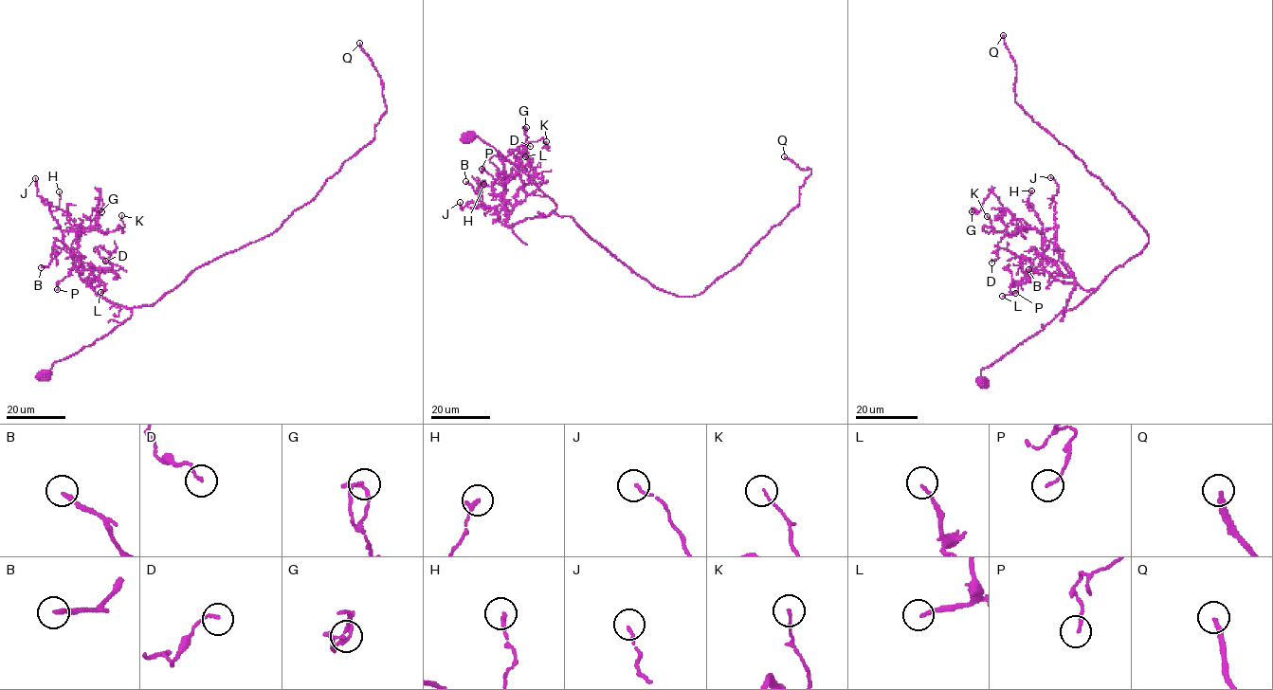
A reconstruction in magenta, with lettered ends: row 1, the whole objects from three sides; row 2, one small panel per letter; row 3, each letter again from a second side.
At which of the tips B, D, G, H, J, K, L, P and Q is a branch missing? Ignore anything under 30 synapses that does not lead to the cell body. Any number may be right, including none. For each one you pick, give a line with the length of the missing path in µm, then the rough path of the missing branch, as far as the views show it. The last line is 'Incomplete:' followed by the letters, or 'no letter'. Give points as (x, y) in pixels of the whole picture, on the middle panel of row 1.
Q: 180 µm
Incomplete: Q

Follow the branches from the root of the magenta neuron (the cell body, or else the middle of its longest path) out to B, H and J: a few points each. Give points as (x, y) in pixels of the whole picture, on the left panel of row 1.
B: (42, 375), (132, 312), (101, 298), (58, 240), (50, 263), (41, 267)
H: (42, 375), (132, 314), (101, 298), (81, 277), (77, 236), (69, 213), (57, 207), (59, 191)
J: (42, 375), (54, 363), (106, 335), (132, 312), (101, 298), (81, 277), (61, 226), (37, 195), (35, 178)

